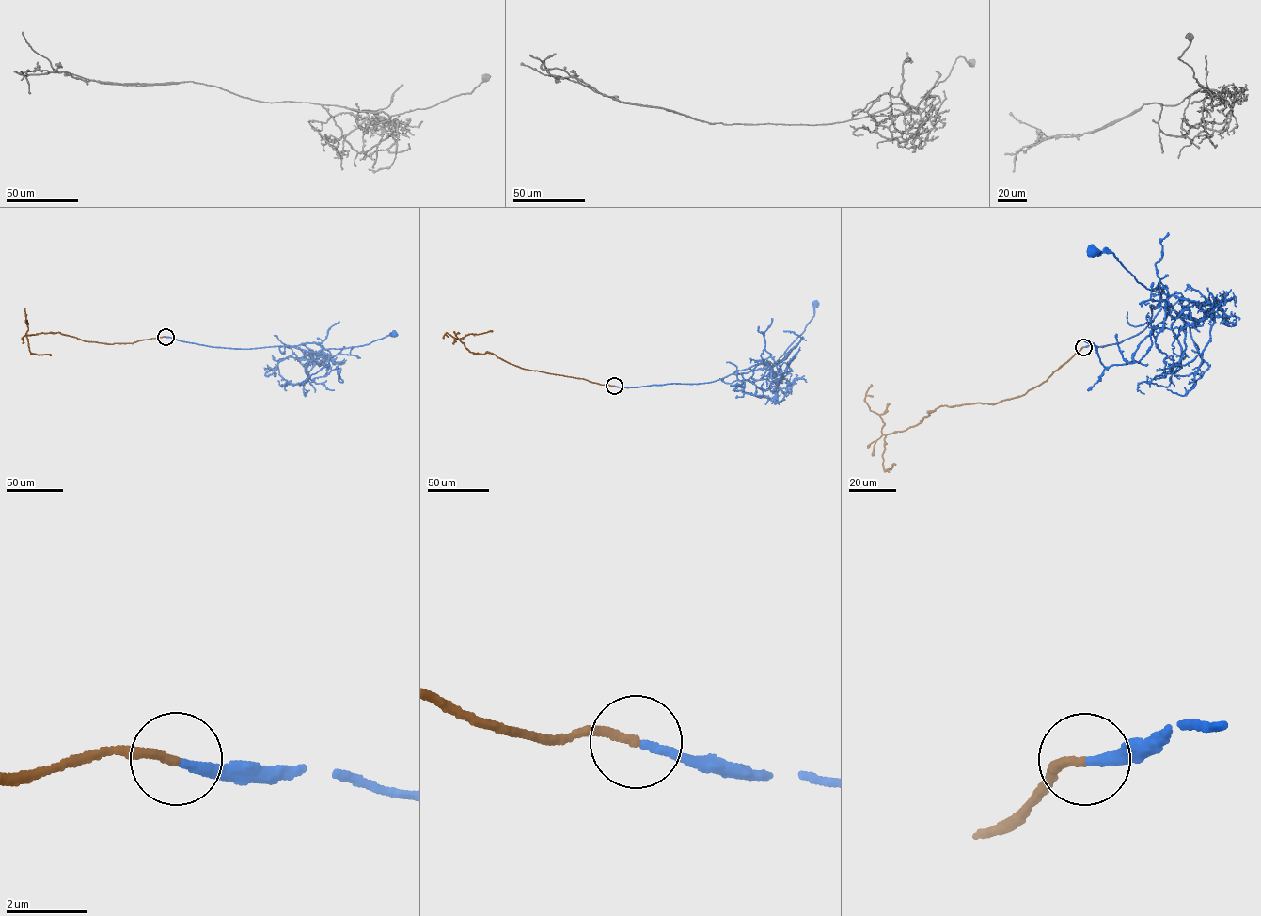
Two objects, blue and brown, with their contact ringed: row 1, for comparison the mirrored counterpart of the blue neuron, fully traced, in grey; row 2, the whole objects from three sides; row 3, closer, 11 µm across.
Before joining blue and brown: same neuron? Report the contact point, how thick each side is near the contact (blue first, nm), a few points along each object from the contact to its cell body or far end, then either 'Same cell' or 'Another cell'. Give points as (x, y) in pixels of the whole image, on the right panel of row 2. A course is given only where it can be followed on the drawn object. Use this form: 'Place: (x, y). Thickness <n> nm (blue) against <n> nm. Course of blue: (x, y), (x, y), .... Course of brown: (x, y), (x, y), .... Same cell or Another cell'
Place: (1083, 347). Thickness 220 nm (blue) against 220 nm. Course of blue: (1083, 347), (1141, 332), (1151, 320), (1150, 305), (1170, 296), (1137, 282), (1112, 253), (1094, 251). Course of brown: (1083, 347), (1025, 394), (992, 404), (939, 406), (917, 424), (888, 434), (883, 465), (885, 470), (894, 465). Same cell

